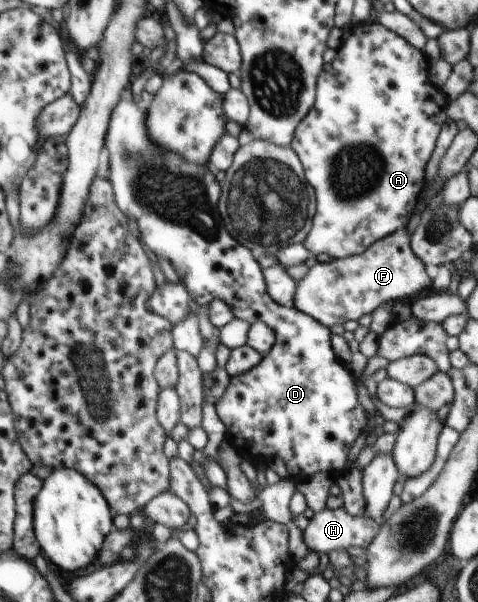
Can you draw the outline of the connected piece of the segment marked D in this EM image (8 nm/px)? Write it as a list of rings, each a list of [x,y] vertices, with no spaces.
[[[121,98],[119,99],[119,103],[113,107],[113,113],[111,113],[111,117],[109,117],[109,127],[107,127],[104,147],[109,151],[108,181],[111,183],[113,197],[115,197],[117,207],[121,209],[121,213],[127,217],[126,219],[132,218],[136,221],[144,244],[147,245],[157,257],[171,262],[175,272],[180,277],[180,281],[185,285],[187,293],[191,294],[193,301],[195,301],[197,305],[210,305],[215,299],[221,299],[221,301],[225,301],[227,306],[233,311],[234,318],[247,321],[247,323],[250,324],[263,322],[268,327],[271,327],[271,330],[275,333],[275,344],[271,347],[269,355],[262,357],[259,363],[257,363],[255,367],[251,367],[247,373],[229,377],[229,385],[227,385],[227,389],[225,389],[225,395],[217,401],[216,411],[220,421],[227,429],[227,443],[235,449],[235,453],[237,453],[239,457],[242,457],[244,461],[250,463],[261,462],[268,465],[276,458],[281,458],[285,463],[287,473],[289,473],[288,477],[295,483],[304,482],[311,477],[311,475],[315,475],[315,473],[327,473],[333,478],[338,474],[344,474],[349,467],[348,452],[351,451],[351,447],[353,447],[353,443],[357,441],[359,434],[369,429],[369,415],[367,415],[367,411],[363,409],[363,405],[359,403],[359,395],[357,395],[357,385],[354,375],[349,370],[348,365],[339,360],[337,355],[335,355],[335,351],[333,351],[330,329],[324,327],[319,321],[315,321],[313,317],[309,317],[309,315],[305,315],[305,313],[298,311],[294,306],[284,307],[271,300],[266,289],[263,270],[257,259],[253,258],[251,251],[235,241],[235,239],[229,235],[227,229],[225,229],[224,221],[218,209],[218,202],[221,193],[224,191],[224,188],[222,188],[223,186],[219,184],[215,175],[210,171],[207,165],[195,165],[195,163],[189,163],[189,161],[185,161],[183,157],[179,157],[177,153],[158,149],[157,145],[149,139],[149,133],[147,133],[147,125],[145,125],[147,112],[146,105],[142,105],[139,102],[137,103],[134,99],[125,100]]]

